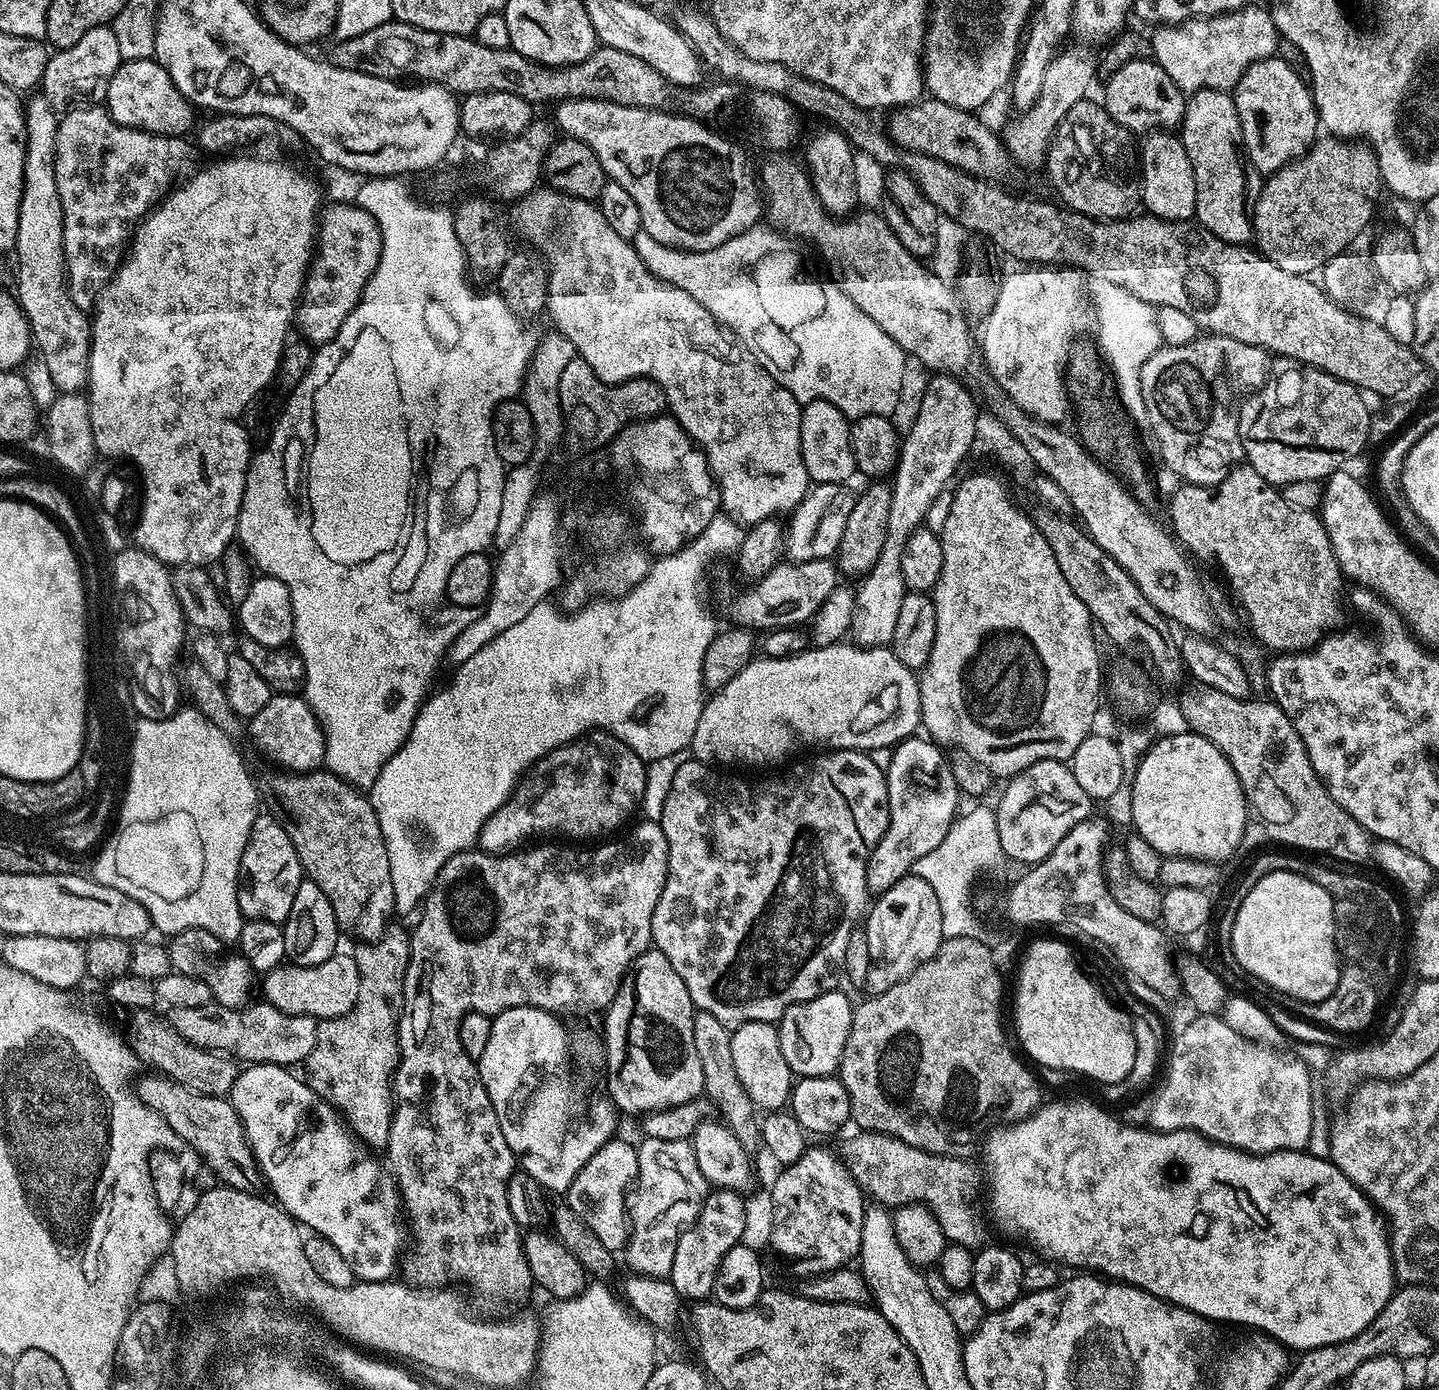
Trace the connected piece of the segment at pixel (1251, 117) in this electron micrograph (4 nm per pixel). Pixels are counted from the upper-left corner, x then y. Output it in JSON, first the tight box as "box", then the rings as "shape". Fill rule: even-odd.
{"box":[1234,58,1318,174],"shape":[[[1273,58],[1271,60],[1259,60],[1254,62],[1247,68],[1242,74],[1240,81],[1237,82],[1234,89],[1234,99],[1236,101],[1236,110],[1238,112],[1238,118],[1240,119],[1240,125],[1242,126],[1242,134],[1240,139],[1244,146],[1244,151],[1248,153],[1248,163],[1257,173],[1264,172],[1263,174],[1271,174],[1278,171],[1280,168],[1286,166],[1292,160],[1298,159],[1303,155],[1318,139],[1318,117],[1316,115],[1316,103],[1312,100],[1312,94],[1309,85],[1306,83],[1305,77],[1298,75],[1286,61]]]}

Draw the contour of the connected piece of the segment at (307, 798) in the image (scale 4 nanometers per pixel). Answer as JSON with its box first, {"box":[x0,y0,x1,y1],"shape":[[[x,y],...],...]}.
{"box":[258,770,394,942],"shape":[[[272,770],[276,772],[268,772],[264,777],[258,780],[258,796],[264,804],[271,816],[282,826],[282,830],[286,830],[286,834],[290,834],[290,842],[294,842],[294,846],[298,850],[298,858],[300,864],[304,867],[305,877],[313,880],[318,886],[318,890],[322,890],[322,894],[326,894],[326,898],[330,898],[330,906],[334,906],[334,914],[336,921],[340,924],[341,929],[353,932],[359,939],[364,942],[371,941],[373,938],[379,937],[385,931],[384,916],[393,915],[394,912],[394,888],[390,882],[390,858],[386,854],[386,842],[382,838],[382,826],[378,826],[378,818],[372,809],[371,799],[363,791],[357,790],[352,785],[347,784],[345,780],[339,780],[333,772],[327,770],[313,770],[310,772],[288,772],[285,774],[280,770]]]}

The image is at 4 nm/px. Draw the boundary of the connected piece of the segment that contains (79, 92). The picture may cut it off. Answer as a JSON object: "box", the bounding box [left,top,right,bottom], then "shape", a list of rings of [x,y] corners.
{"box":[42,27,122,110],"shape":[[[111,27],[86,30],[74,46],[53,51],[48,57],[46,74],[42,81],[42,95],[57,110],[68,110],[73,106],[96,106],[107,101],[110,78],[119,70],[122,61],[118,54],[118,42]]]}

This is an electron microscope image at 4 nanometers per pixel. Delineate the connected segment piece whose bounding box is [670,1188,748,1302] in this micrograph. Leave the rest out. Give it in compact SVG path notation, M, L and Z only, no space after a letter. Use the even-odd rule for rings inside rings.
M725 1188L709 1191L696 1221L681 1231L674 1250L670 1279L674 1290L685 1301L704 1302L713 1295L716 1270L721 1258L733 1245L745 1239L744 1219L747 1218L748 1212L744 1209L744 1198L741 1193Z

